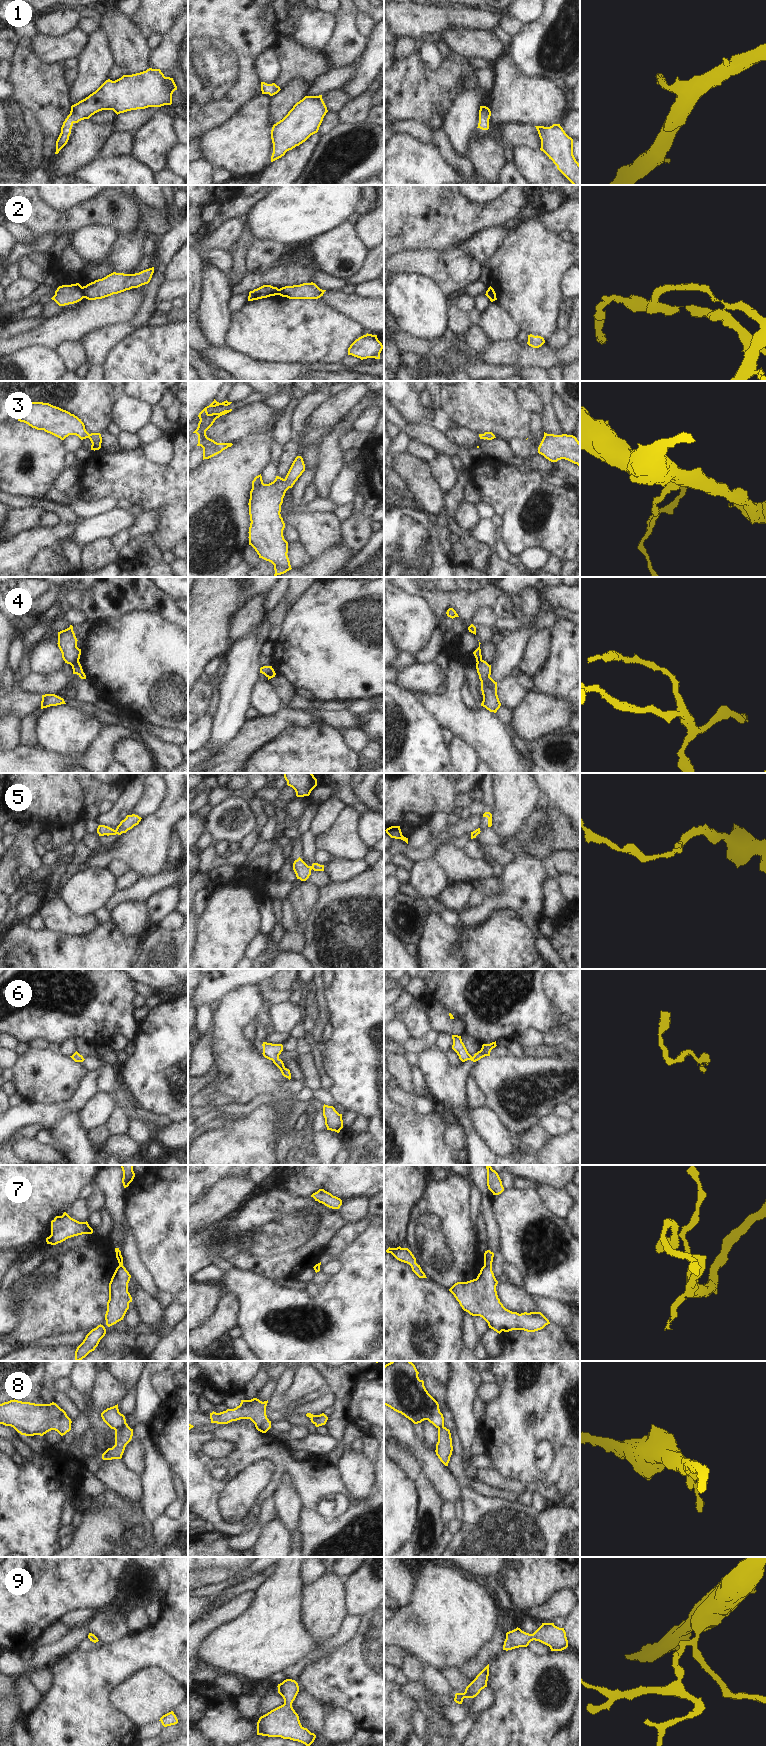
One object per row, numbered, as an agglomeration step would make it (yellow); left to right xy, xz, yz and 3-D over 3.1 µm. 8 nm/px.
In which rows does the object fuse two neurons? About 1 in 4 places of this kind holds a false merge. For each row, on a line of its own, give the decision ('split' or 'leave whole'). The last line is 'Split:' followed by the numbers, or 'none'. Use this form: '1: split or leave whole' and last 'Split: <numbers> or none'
1: leave whole
2: split
3: leave whole
4: split
5: leave whole
6: leave whole
7: leave whole
8: split
9: leave whole
Split: 2, 4, 8

